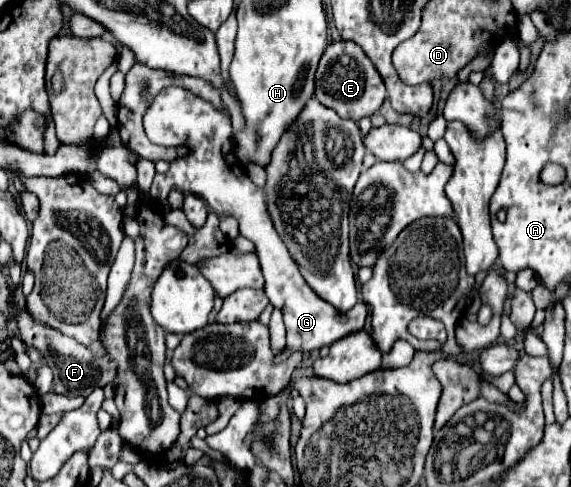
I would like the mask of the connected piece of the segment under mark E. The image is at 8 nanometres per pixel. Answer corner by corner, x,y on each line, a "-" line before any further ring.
336,40
326,46
316,70
314,84
316,100
332,108
336,114
340,114
340,118
350,118
354,122
364,116
372,116
386,98
386,88
378,70
370,62
370,58
360,50
360,46
350,40

